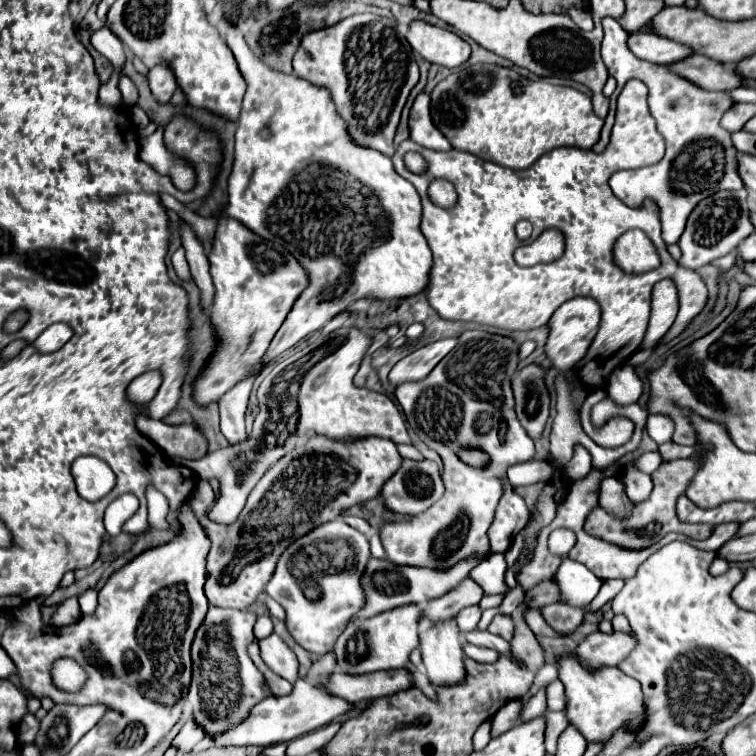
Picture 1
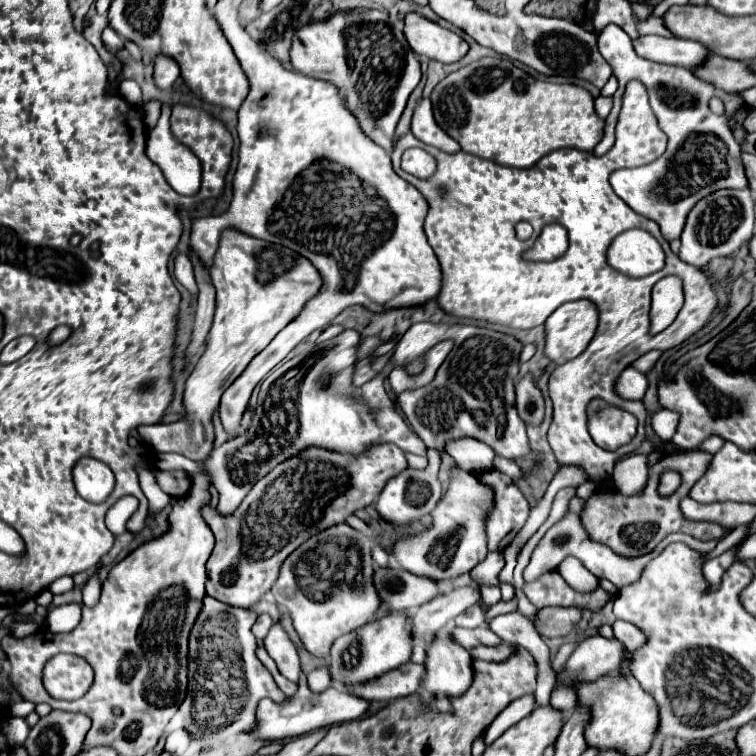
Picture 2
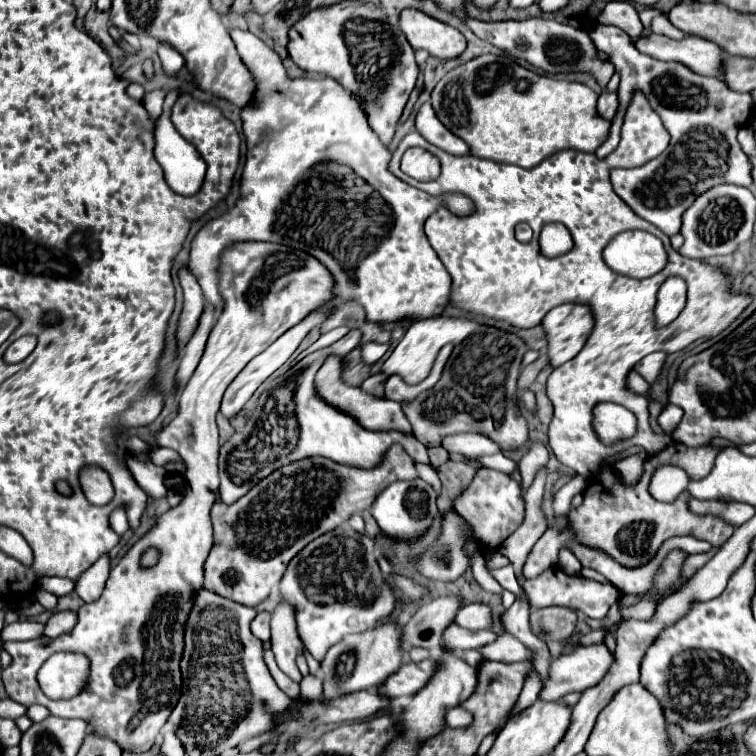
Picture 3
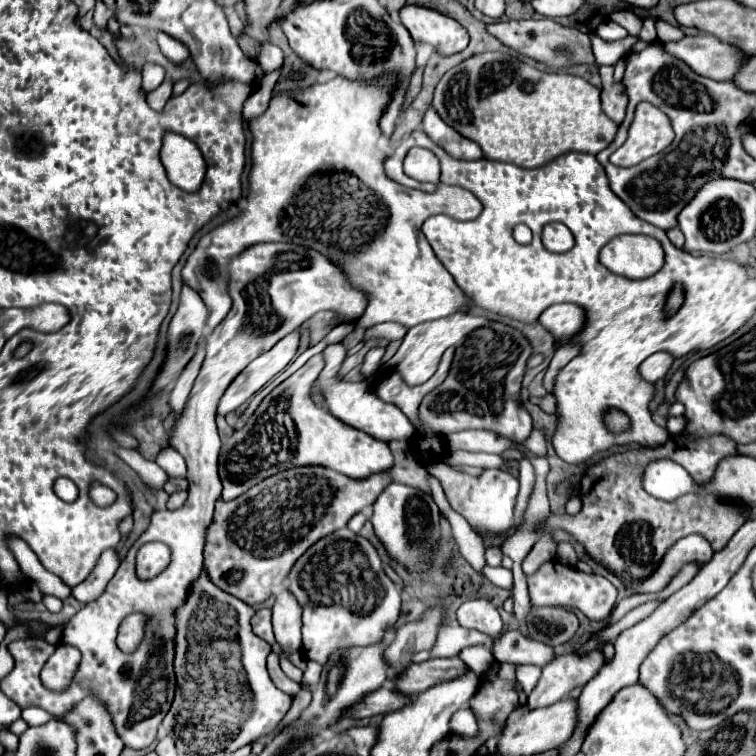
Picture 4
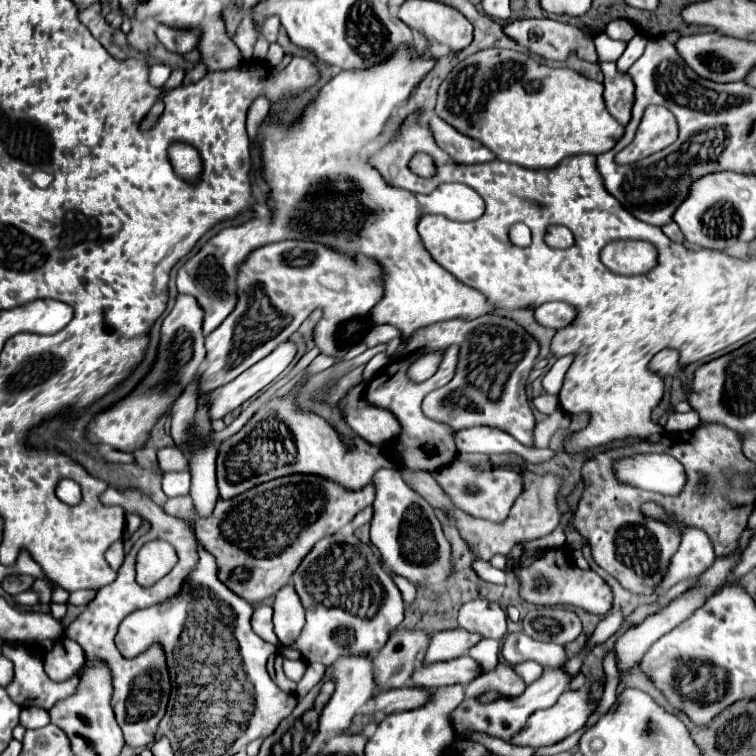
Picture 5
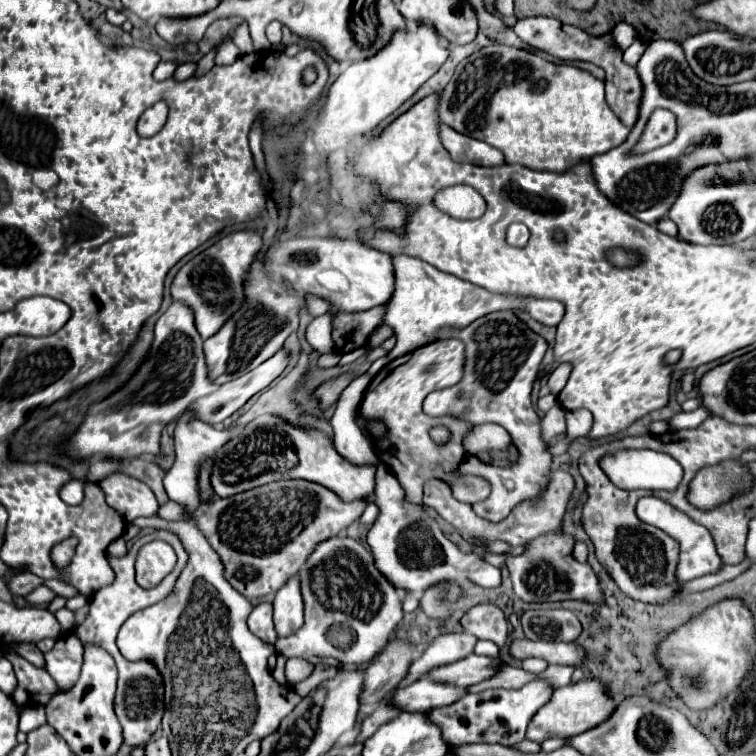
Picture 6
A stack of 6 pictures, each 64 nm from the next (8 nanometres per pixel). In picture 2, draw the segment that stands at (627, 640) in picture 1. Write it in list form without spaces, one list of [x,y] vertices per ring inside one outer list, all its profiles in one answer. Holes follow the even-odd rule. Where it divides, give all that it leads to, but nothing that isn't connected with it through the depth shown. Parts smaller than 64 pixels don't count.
[[[600,634],[588,636],[578,644],[578,648],[568,658],[566,666],[558,674],[558,682],[570,686],[574,678],[588,682],[596,680],[598,676],[610,670],[618,670],[622,656],[624,656],[624,644],[620,644],[620,640],[616,638],[608,640],[602,638]]]

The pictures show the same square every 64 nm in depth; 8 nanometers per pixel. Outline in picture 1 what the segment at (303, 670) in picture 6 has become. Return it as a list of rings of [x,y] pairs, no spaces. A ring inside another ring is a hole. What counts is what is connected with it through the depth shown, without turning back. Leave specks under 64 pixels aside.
[[[272,634],[264,640],[258,640],[258,646],[260,646],[260,656],[264,664],[272,672],[286,678],[290,684],[294,684],[298,678],[298,660],[294,652],[280,640],[280,636]]]

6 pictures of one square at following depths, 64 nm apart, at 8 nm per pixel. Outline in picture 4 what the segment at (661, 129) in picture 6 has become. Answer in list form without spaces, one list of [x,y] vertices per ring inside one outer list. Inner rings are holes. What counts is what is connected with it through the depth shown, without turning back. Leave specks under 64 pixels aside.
[[[648,102],[636,106],[626,142],[610,156],[610,162],[620,167],[640,164],[642,160],[660,154],[674,140],[670,120],[662,110]]]

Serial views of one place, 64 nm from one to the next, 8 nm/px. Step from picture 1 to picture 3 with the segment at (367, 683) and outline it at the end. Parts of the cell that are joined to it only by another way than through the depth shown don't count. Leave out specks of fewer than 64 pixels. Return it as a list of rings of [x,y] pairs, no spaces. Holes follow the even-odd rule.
[[[424,660],[424,662],[408,662],[404,666],[400,666],[400,670],[396,670],[392,676],[388,676],[388,680],[376,688],[376,692],[384,698],[398,698],[398,696],[414,696],[434,674],[434,666],[436,662]]]

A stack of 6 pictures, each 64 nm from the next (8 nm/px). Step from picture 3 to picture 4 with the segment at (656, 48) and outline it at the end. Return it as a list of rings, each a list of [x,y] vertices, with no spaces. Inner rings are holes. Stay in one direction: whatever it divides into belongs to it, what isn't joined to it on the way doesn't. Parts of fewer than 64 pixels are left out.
[[[708,34],[684,36],[678,42],[660,42],[672,56],[684,60],[692,70],[712,80],[732,80],[738,68],[744,64],[744,54],[734,46],[720,42]]]

